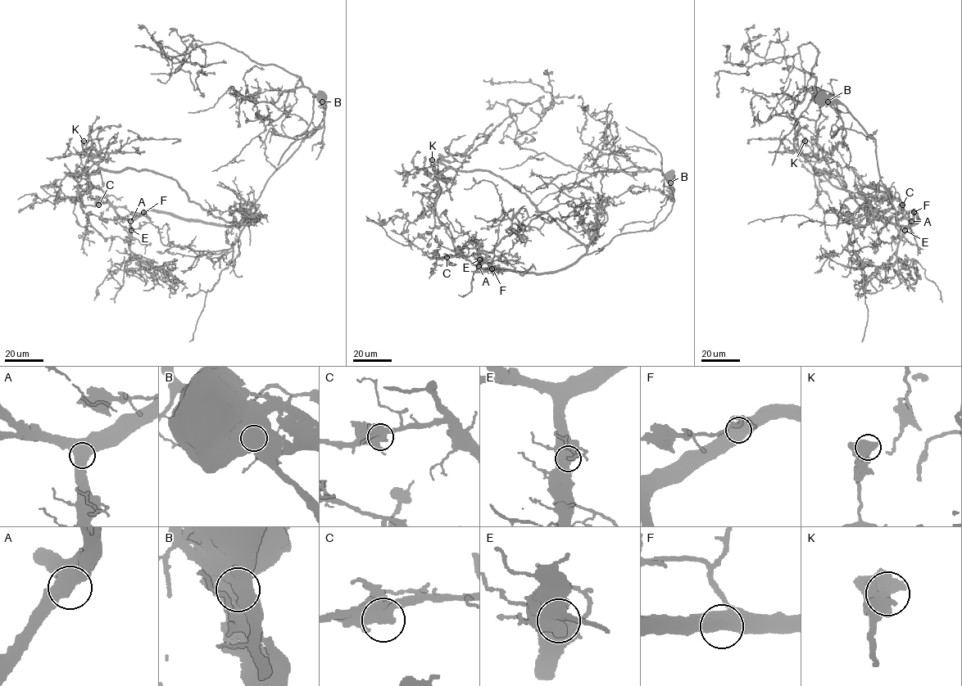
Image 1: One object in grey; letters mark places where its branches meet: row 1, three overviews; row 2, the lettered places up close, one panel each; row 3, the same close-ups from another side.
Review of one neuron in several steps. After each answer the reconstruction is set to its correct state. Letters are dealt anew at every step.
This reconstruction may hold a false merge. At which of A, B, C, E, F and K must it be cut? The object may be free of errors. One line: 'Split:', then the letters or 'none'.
Split: B

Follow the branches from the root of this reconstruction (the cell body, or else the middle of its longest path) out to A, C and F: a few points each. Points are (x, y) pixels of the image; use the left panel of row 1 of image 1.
A: (322, 97), (325, 110), (317, 128), (270, 176), (238, 227), (180, 218), (151, 210), (130, 221)
C: (322, 97), (325, 110), (317, 128), (270, 176), (238, 227), (151, 210), (123, 218), (109, 202), (98, 205)
F: (322, 97), (325, 110), (317, 128), (270, 176), (238, 227), (180, 218), (151, 210), (143, 212)

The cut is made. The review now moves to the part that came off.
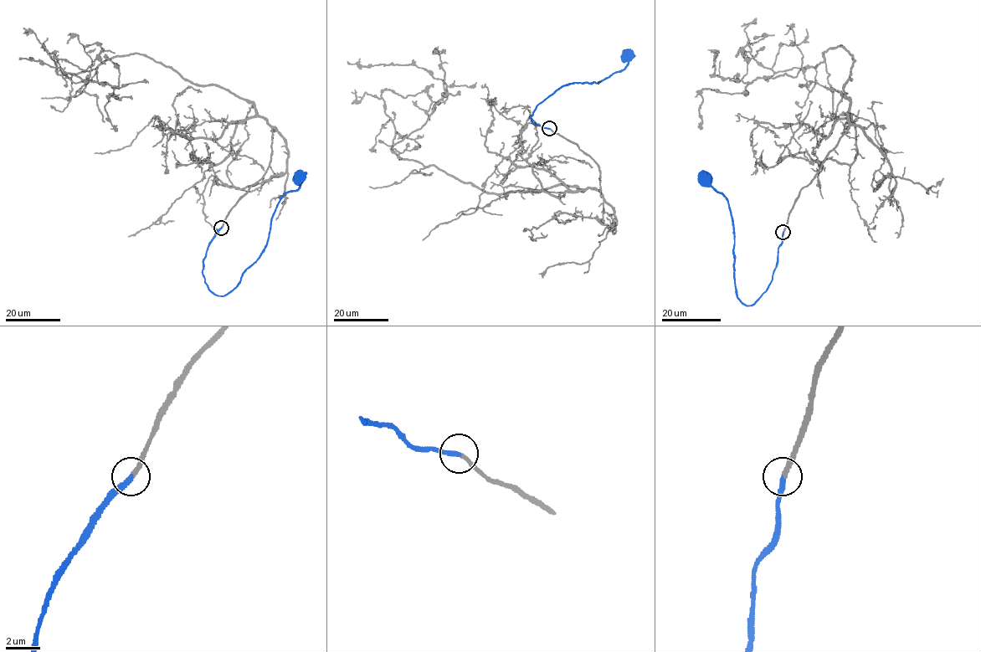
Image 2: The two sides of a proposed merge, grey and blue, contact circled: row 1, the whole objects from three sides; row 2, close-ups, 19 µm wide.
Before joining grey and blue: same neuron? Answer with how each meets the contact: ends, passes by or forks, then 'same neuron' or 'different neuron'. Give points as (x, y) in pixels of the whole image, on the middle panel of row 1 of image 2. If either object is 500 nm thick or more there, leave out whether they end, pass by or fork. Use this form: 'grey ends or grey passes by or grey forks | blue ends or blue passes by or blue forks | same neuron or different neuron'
grey ends | blue ends | same neuron

